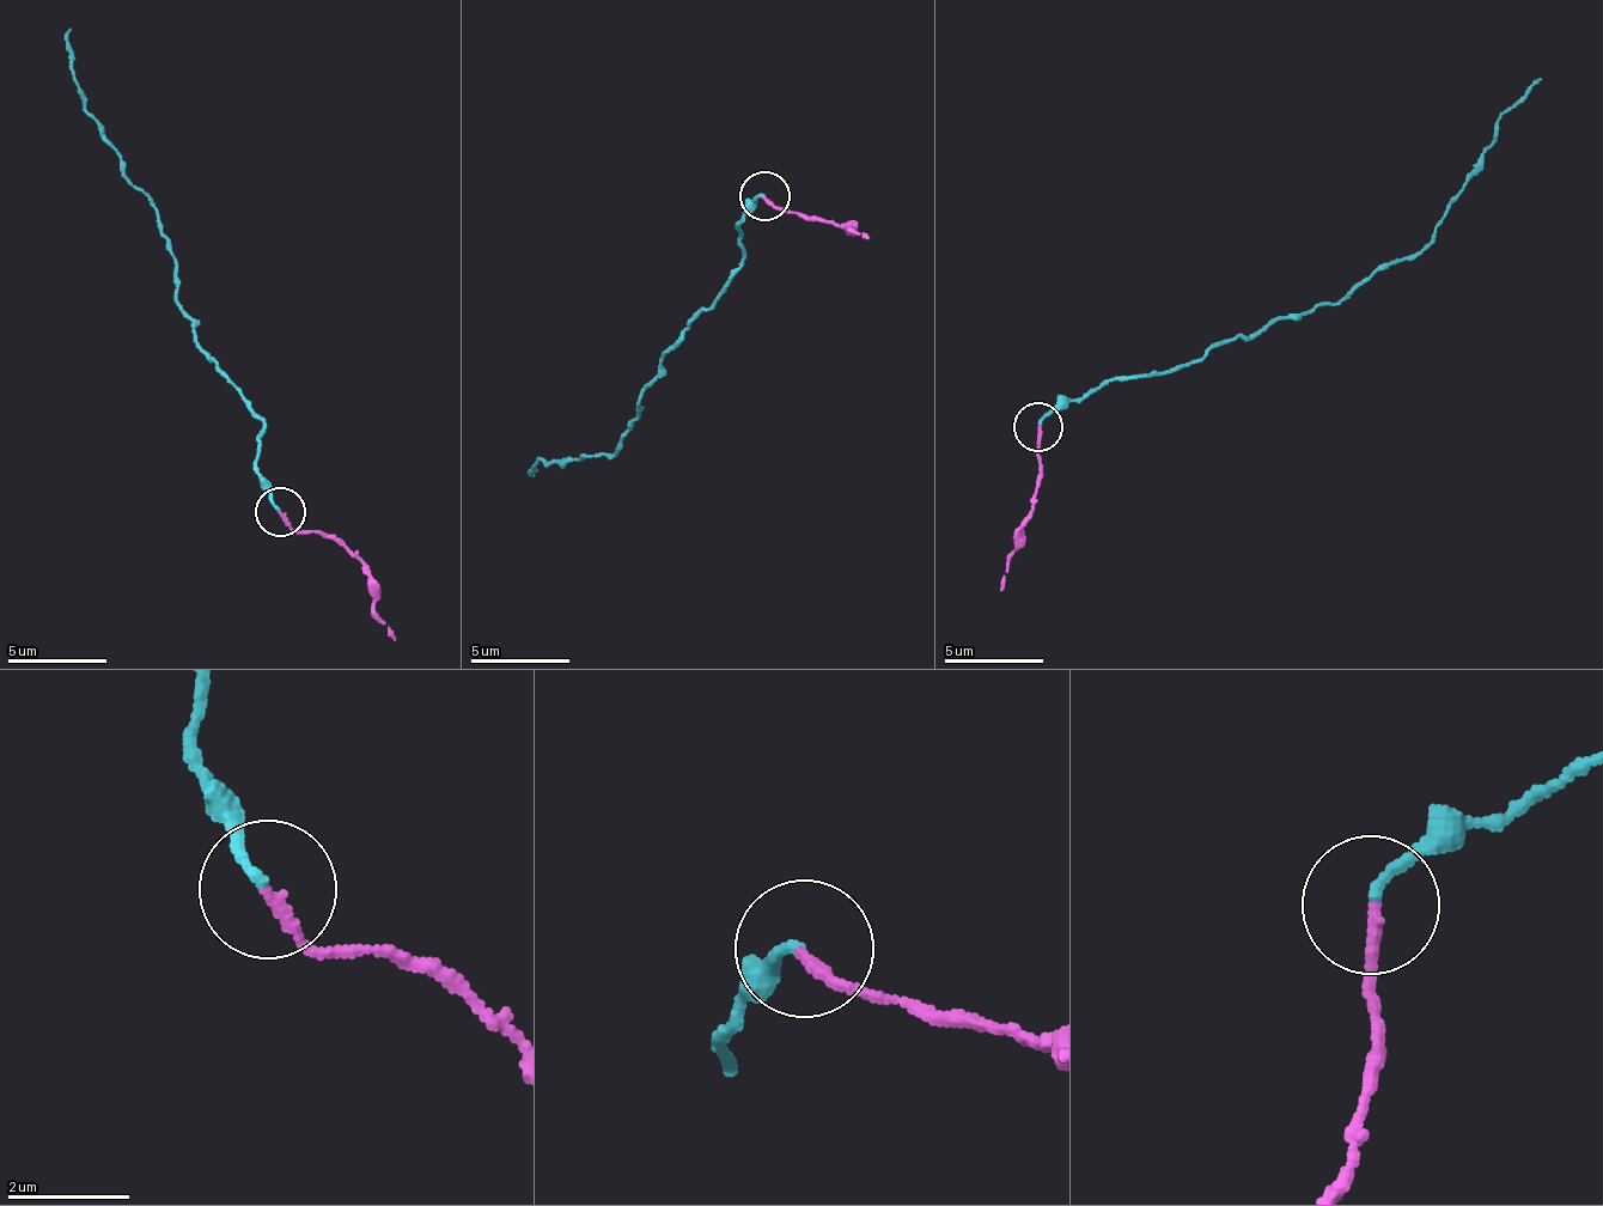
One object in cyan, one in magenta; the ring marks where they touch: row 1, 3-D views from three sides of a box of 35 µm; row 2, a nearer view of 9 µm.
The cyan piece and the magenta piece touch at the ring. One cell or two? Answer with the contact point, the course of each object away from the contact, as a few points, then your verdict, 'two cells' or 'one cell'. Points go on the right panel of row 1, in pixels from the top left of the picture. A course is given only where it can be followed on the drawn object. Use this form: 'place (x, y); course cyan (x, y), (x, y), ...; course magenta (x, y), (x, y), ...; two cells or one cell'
place (1038, 426); course cyan (1040, 426), (1111, 378), (1261, 336), (1278, 317), (1302, 318), (1414, 260), (1493, 127), (1540, 75); course magenta (1040, 428), (1037, 493), (1001, 591); two cells

